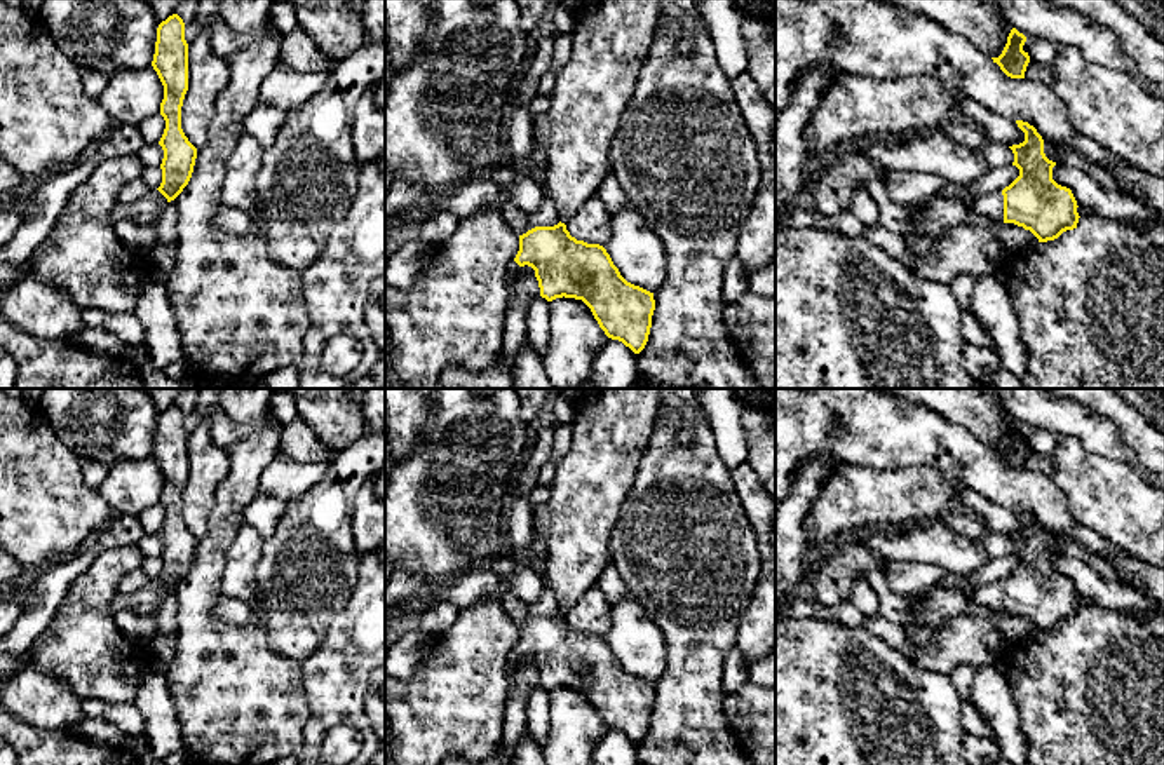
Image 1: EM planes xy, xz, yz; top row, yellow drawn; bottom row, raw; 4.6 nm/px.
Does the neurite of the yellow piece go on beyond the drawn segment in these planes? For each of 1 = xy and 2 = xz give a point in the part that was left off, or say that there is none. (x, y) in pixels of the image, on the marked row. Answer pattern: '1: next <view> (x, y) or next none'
1: next xy (147, 209)
2: next xz (546, 215)

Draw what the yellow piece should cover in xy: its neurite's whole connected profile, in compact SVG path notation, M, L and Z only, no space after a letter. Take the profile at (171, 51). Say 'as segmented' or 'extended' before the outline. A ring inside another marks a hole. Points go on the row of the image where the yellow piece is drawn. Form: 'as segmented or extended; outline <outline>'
extended; outline M178 14L169 16L157 28L152 66L164 85L160 115L166 129L159 141L164 150L162 183L132 204L117 202L110 213L112 225L129 218L138 223L153 223L162 207L183 192L193 173L197 148L181 129L181 106L188 91L188 44L185 23Z

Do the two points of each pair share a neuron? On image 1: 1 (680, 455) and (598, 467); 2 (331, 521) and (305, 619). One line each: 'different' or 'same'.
1: different
2: same

